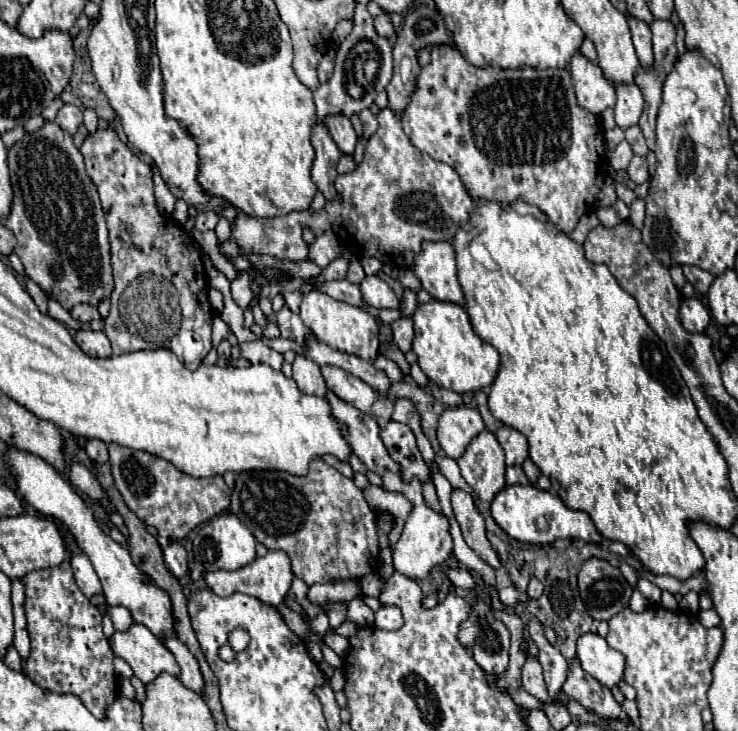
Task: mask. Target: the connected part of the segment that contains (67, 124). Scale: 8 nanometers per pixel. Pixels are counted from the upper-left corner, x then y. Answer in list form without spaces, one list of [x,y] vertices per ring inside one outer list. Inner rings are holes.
[[[65,103],[65,105],[59,109],[57,117],[55,117],[55,123],[57,123],[61,129],[65,129],[67,133],[71,133],[71,135],[75,135],[77,127],[81,125],[81,121],[83,121],[83,111],[81,111],[79,107],[71,105],[71,103]]]

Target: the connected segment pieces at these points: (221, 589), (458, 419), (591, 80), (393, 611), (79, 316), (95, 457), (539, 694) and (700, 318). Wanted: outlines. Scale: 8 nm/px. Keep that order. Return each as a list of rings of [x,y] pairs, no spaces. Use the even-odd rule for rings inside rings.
[[[267,551],[267,555],[263,557],[257,557],[253,563],[241,567],[241,569],[235,569],[235,571],[213,571],[213,573],[207,573],[205,575],[205,583],[211,587],[213,593],[221,595],[221,597],[227,597],[227,595],[233,595],[233,593],[245,593],[245,595],[253,595],[269,605],[279,605],[283,603],[289,587],[291,587],[291,581],[293,581],[293,571],[291,571],[291,559],[285,551]]]
[[[467,405],[447,407],[439,417],[437,439],[447,457],[461,457],[469,441],[485,429],[485,423],[477,409]]]
[[[575,53],[569,63],[569,71],[577,103],[583,109],[599,115],[607,107],[615,105],[615,85],[603,75],[599,65],[581,57],[581,53]]]
[[[383,605],[375,613],[375,625],[379,629],[385,629],[385,631],[401,629],[401,625],[403,625],[403,613],[401,613],[401,609],[395,607],[395,605]]]
[[[77,305],[77,307],[73,307],[69,313],[71,313],[73,319],[77,319],[77,321],[81,321],[81,323],[87,323],[87,321],[99,317],[97,309],[91,307],[91,305]]]
[[[89,439],[85,451],[87,451],[89,459],[91,459],[95,465],[103,465],[103,463],[107,463],[107,459],[109,459],[109,457],[107,457],[107,445],[101,443],[99,439]]]
[[[527,659],[521,671],[523,671],[523,689],[533,697],[537,697],[541,703],[549,701],[545,681],[541,675],[541,663],[537,659]]]
[[[691,297],[683,299],[681,309],[679,309],[679,319],[689,333],[703,333],[709,325],[709,311],[701,303],[701,299]]]

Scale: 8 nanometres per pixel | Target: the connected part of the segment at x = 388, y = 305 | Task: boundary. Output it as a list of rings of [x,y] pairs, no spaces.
[[[369,275],[361,281],[361,295],[363,301],[375,309],[399,309],[399,299],[393,289],[379,279],[377,275]]]

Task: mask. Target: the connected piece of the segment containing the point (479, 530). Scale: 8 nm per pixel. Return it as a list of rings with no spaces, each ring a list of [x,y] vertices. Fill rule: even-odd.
[[[453,489],[451,495],[451,503],[453,503],[453,513],[457,517],[457,523],[461,527],[461,533],[465,537],[465,543],[485,561],[489,563],[493,569],[499,569],[499,557],[493,551],[487,535],[485,535],[485,519],[483,515],[475,509],[473,499],[461,491],[461,489]]]

